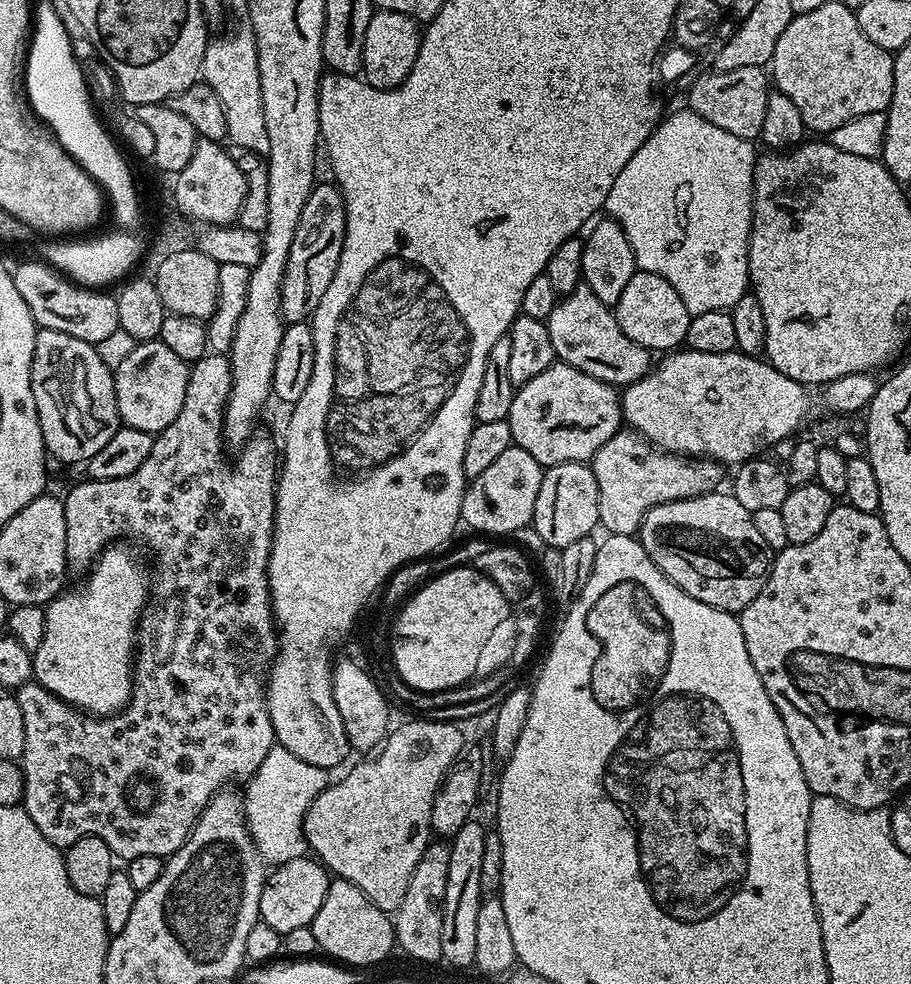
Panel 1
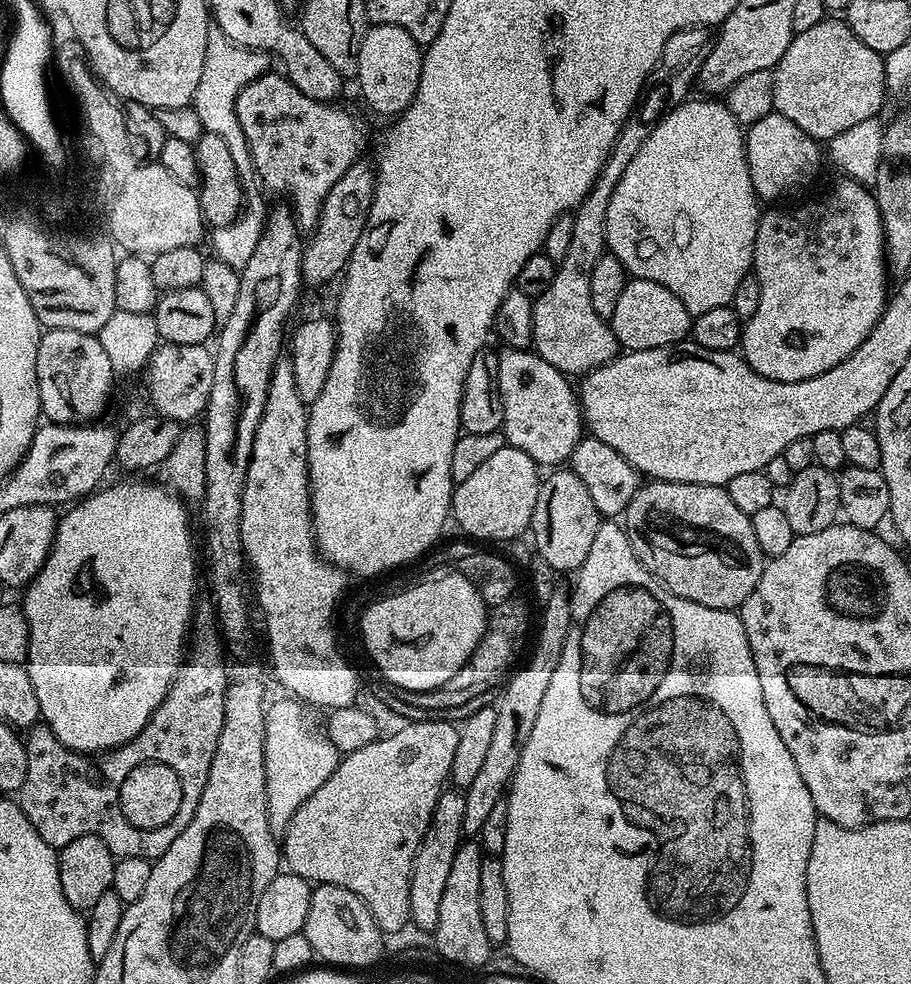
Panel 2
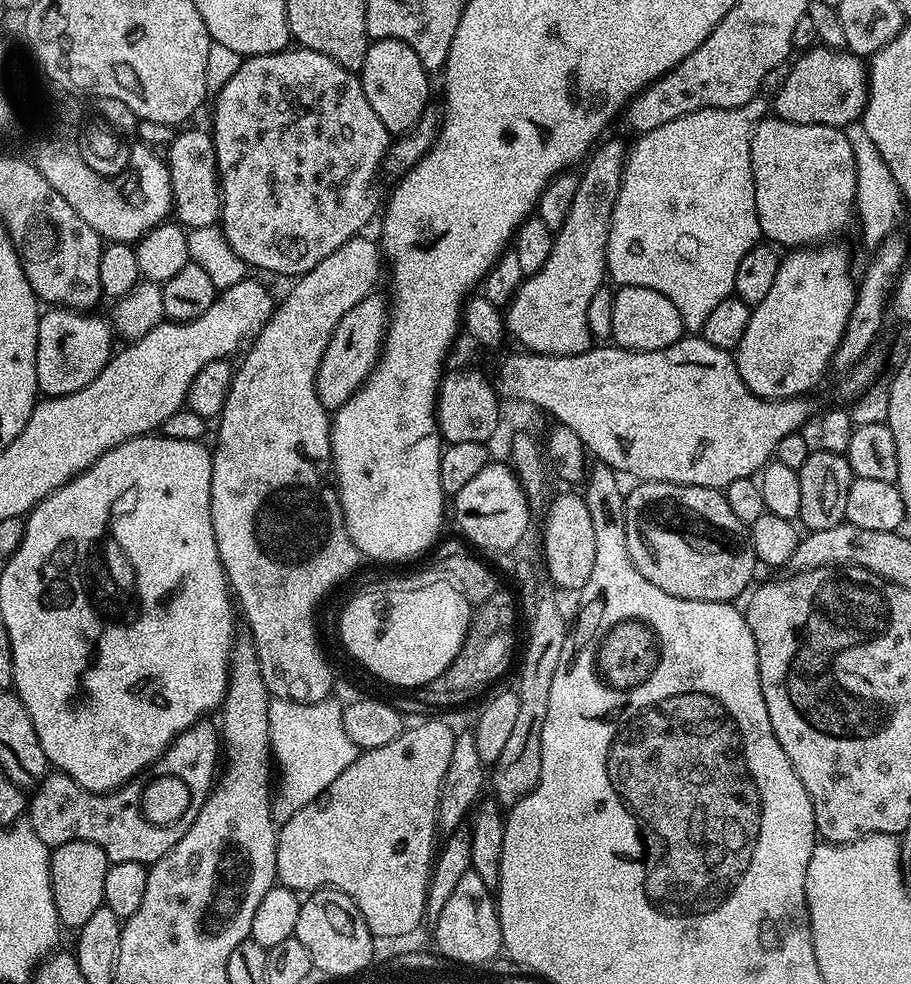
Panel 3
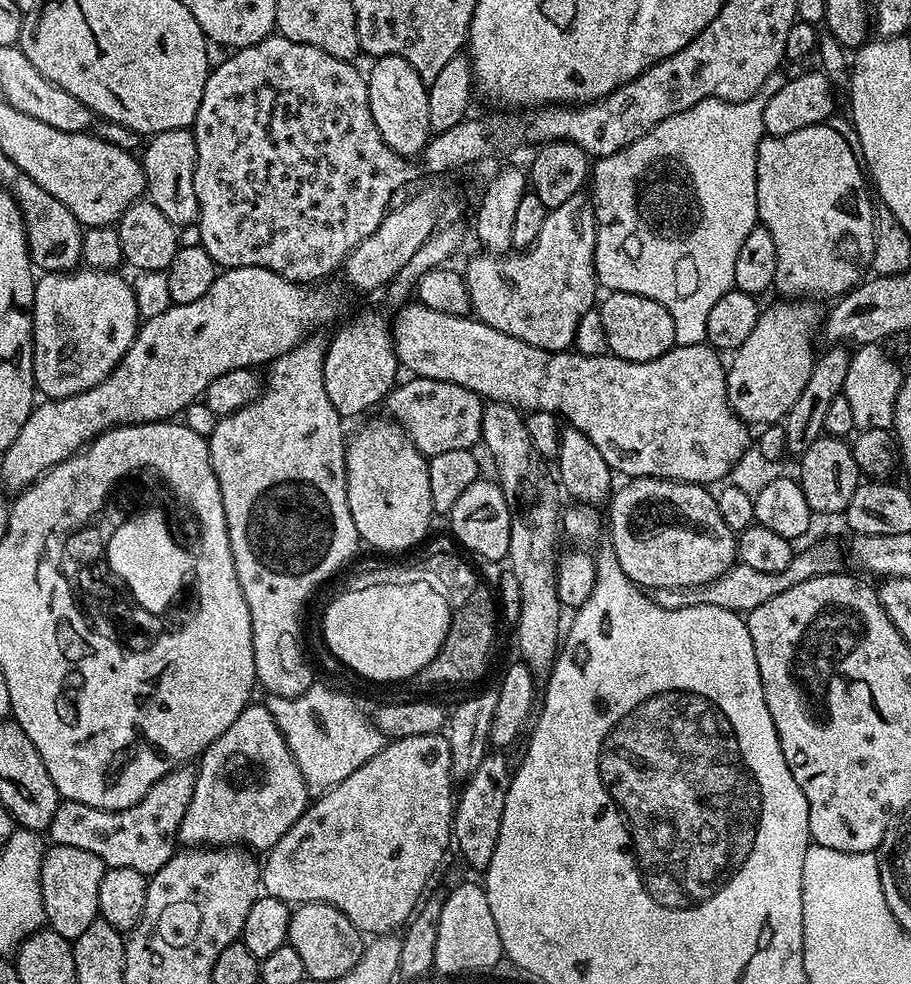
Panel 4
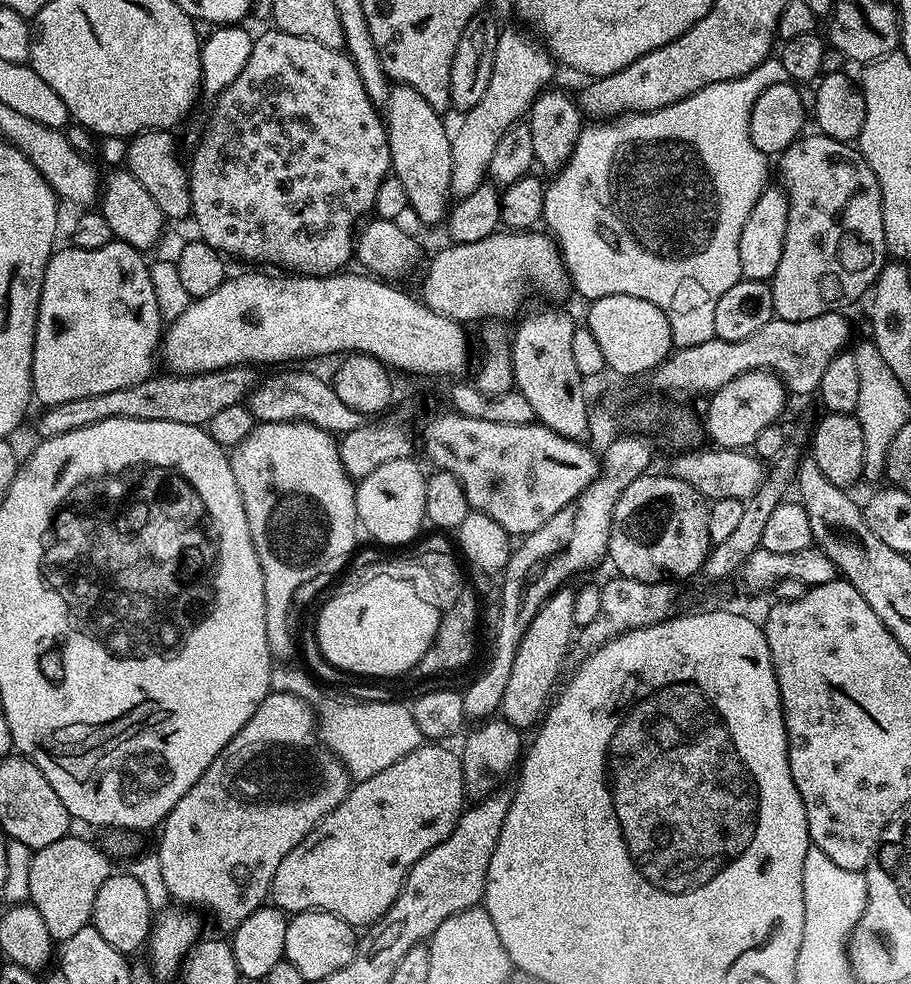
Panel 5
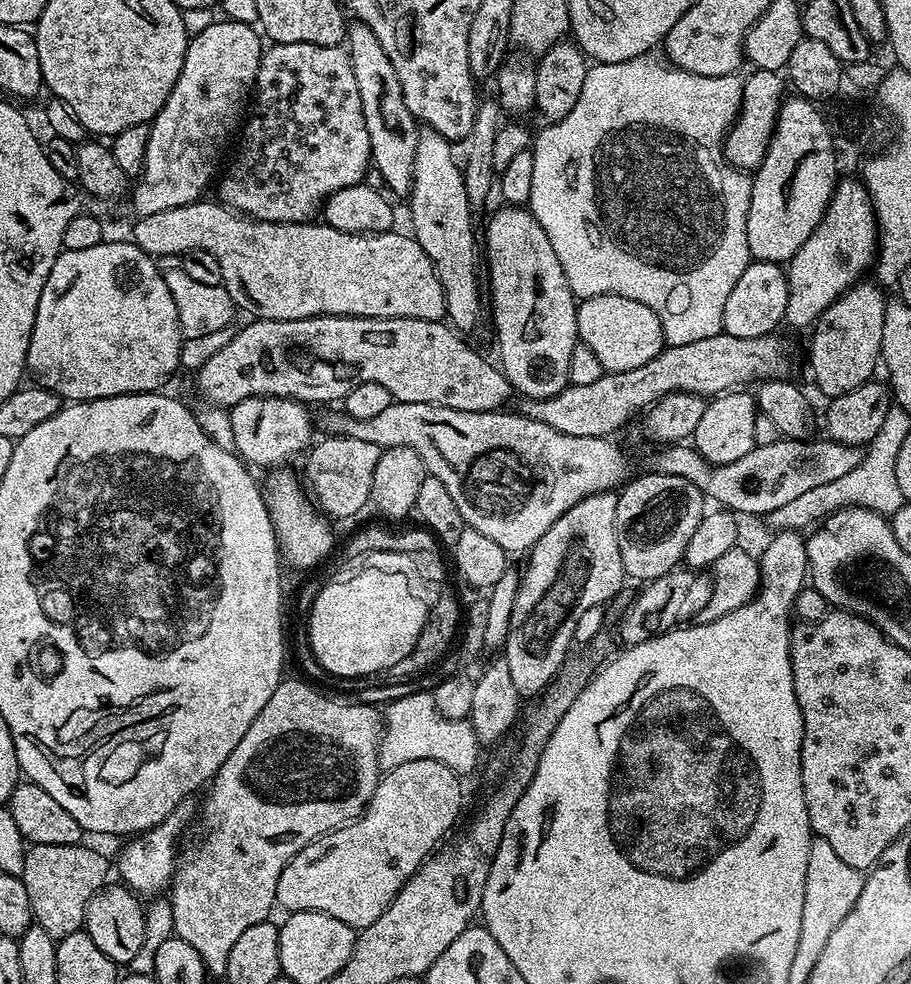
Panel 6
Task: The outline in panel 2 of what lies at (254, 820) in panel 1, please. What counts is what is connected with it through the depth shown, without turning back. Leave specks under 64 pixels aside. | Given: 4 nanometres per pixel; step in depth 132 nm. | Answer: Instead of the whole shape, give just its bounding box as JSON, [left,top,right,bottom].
[264,699,342,834]

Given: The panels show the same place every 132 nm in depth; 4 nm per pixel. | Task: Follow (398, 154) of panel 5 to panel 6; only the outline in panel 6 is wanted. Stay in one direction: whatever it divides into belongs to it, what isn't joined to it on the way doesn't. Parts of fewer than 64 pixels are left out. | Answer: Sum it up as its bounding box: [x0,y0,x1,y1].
[411,128,482,333]

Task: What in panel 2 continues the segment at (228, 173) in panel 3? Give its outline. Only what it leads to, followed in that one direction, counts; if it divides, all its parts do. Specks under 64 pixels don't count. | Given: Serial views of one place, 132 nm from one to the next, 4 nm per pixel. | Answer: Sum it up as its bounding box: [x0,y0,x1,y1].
[236,70,368,230]

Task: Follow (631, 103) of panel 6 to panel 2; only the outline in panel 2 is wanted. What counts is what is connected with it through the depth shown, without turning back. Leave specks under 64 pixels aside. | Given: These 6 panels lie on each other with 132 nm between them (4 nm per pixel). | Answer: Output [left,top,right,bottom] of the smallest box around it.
[604,98,762,317]

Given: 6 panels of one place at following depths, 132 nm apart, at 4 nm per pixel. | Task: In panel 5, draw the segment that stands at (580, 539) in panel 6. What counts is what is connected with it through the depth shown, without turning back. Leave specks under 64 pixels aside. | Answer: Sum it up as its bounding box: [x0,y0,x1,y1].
[499,587,575,730]

